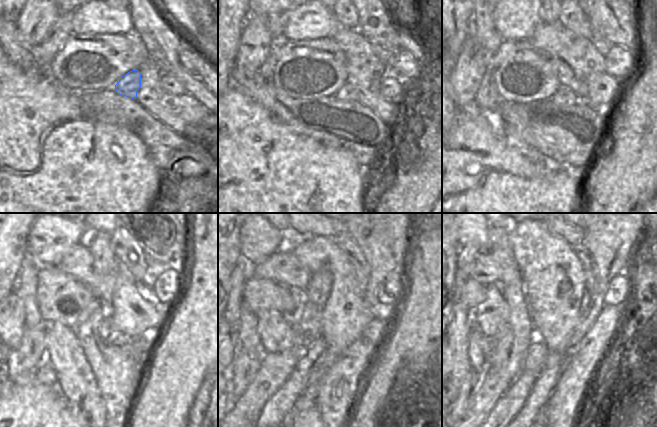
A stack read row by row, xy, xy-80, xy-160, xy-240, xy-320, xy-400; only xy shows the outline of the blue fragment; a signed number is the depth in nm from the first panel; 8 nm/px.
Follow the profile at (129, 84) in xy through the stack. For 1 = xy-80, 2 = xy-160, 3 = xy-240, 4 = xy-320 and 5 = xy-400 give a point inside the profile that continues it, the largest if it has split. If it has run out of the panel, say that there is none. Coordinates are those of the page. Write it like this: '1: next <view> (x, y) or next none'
1: next xy-80 (345, 93)
2: next xy-160 (564, 96)
3: next xy-240 (108, 332)
4: next xy-320 (279, 405)
5: next xy-400 (506, 408)

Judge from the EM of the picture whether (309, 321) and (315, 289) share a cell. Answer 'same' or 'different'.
same

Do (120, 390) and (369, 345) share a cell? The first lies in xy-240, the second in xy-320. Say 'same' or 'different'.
same

